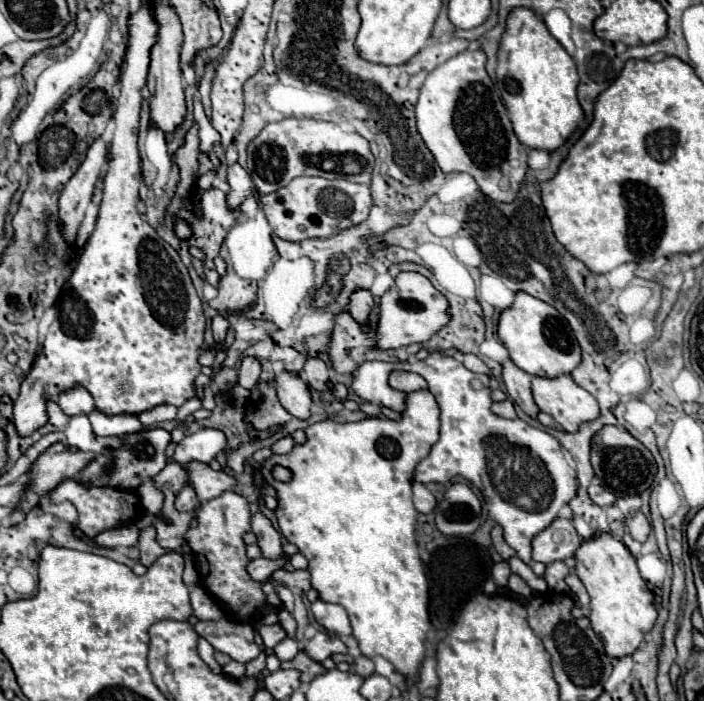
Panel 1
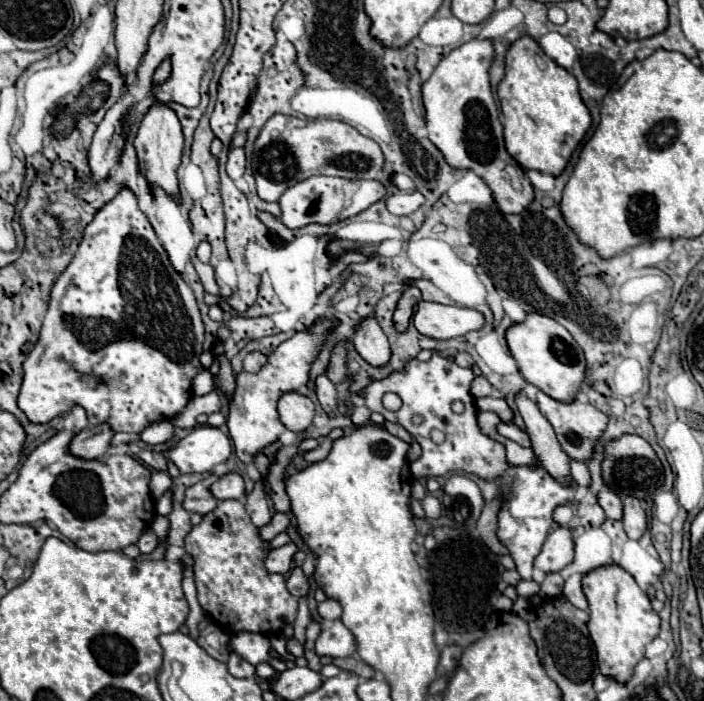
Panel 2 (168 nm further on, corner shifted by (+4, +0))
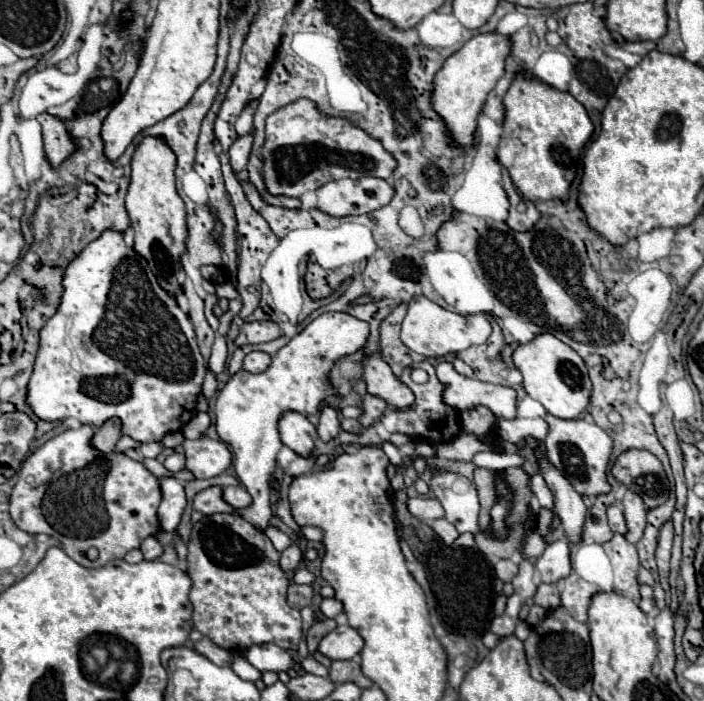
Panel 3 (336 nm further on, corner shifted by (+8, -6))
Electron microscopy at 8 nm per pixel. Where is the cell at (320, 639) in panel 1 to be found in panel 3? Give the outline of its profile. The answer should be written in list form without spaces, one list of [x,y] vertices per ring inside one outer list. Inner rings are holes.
[[[337,625],[331,633],[327,633],[319,643],[319,653],[335,659],[353,659],[363,649],[361,635],[349,625]]]

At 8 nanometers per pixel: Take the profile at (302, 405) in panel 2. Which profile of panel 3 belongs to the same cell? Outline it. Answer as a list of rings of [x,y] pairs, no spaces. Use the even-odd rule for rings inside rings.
[[[287,411],[281,415],[279,419],[279,433],[281,433],[281,441],[291,447],[295,453],[309,457],[313,451],[313,441],[317,439],[317,429],[313,427],[313,423],[297,411]]]

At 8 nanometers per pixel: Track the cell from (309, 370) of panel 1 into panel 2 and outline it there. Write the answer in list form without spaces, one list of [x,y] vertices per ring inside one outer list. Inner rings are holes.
[[[319,375],[317,381],[315,381],[315,389],[317,389],[317,397],[319,397],[321,407],[325,409],[325,413],[329,417],[333,417],[337,413],[337,391],[335,391],[335,385],[325,375]]]

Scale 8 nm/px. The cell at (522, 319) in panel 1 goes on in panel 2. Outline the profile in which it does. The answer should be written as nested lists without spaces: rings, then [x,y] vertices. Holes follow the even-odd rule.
[[[529,313],[523,323],[509,327],[507,331],[509,351],[515,357],[521,375],[547,393],[551,399],[561,403],[573,403],[575,395],[585,379],[585,357],[583,349],[575,343],[571,333],[559,325],[555,319]]]

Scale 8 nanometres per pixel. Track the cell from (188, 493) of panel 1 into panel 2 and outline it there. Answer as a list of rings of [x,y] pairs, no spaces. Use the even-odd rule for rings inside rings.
[[[209,475],[205,481],[199,481],[197,485],[189,487],[185,493],[185,509],[187,511],[195,511],[195,513],[209,513],[217,507],[217,499],[211,495],[209,487],[217,481],[217,475]]]

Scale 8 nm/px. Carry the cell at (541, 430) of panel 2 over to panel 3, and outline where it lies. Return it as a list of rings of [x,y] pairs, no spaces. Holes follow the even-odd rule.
[[[541,443],[533,449],[533,453],[537,457],[539,473],[555,497],[555,513],[559,515],[559,519],[563,521],[563,527],[567,529],[569,541],[575,543],[581,539],[581,527],[587,515],[587,507],[581,495],[573,491],[573,485],[569,483],[569,479],[565,479],[565,475],[561,475],[561,471],[557,471],[553,463],[549,463],[545,455],[545,447]]]

